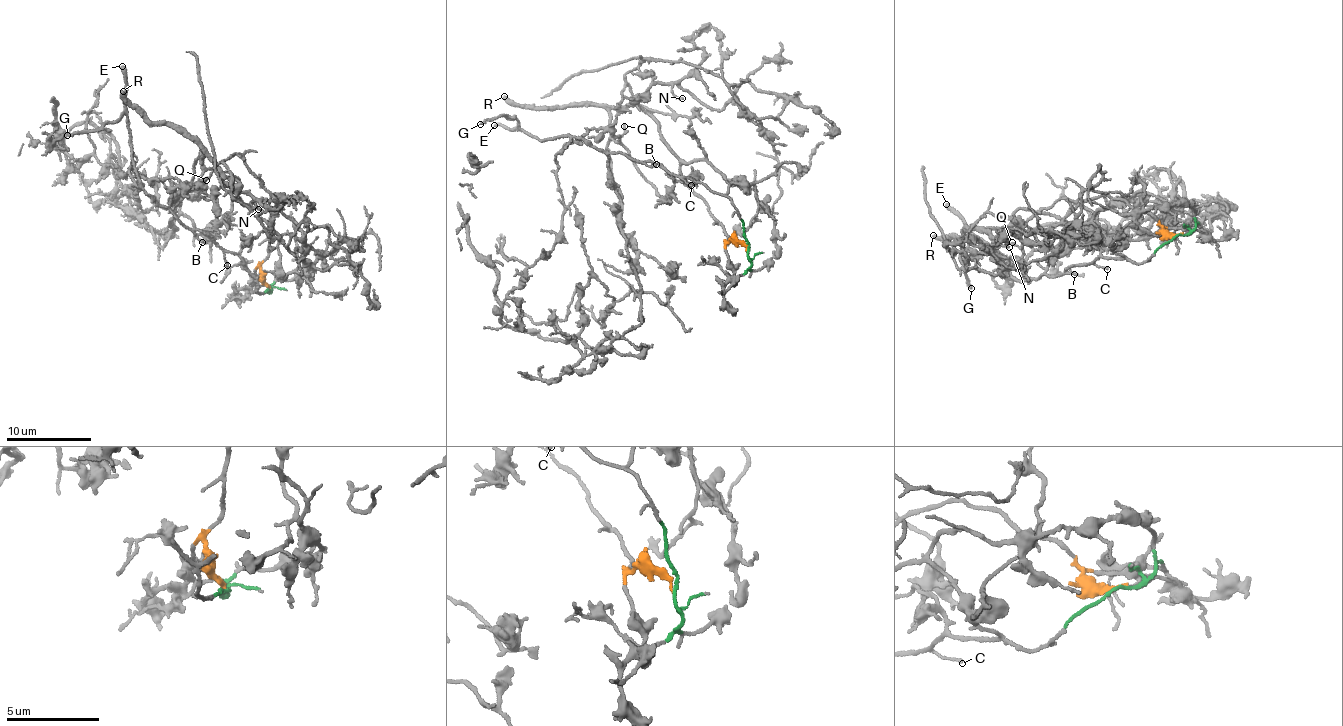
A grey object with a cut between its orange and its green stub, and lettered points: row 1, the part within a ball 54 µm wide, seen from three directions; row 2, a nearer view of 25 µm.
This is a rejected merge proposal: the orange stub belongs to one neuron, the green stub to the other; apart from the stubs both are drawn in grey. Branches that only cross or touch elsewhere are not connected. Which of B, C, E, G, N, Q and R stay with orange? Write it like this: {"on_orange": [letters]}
{"on_orange": ["N", "Q", "R"]}

